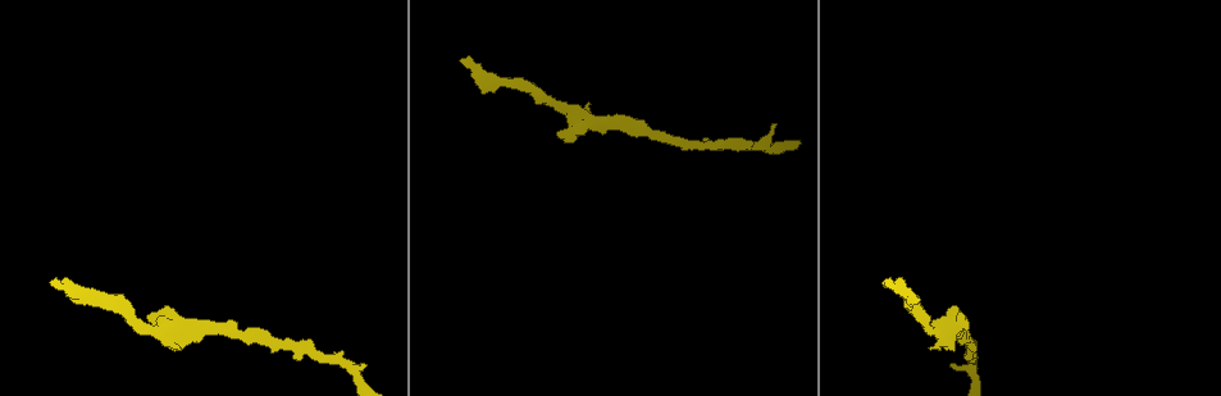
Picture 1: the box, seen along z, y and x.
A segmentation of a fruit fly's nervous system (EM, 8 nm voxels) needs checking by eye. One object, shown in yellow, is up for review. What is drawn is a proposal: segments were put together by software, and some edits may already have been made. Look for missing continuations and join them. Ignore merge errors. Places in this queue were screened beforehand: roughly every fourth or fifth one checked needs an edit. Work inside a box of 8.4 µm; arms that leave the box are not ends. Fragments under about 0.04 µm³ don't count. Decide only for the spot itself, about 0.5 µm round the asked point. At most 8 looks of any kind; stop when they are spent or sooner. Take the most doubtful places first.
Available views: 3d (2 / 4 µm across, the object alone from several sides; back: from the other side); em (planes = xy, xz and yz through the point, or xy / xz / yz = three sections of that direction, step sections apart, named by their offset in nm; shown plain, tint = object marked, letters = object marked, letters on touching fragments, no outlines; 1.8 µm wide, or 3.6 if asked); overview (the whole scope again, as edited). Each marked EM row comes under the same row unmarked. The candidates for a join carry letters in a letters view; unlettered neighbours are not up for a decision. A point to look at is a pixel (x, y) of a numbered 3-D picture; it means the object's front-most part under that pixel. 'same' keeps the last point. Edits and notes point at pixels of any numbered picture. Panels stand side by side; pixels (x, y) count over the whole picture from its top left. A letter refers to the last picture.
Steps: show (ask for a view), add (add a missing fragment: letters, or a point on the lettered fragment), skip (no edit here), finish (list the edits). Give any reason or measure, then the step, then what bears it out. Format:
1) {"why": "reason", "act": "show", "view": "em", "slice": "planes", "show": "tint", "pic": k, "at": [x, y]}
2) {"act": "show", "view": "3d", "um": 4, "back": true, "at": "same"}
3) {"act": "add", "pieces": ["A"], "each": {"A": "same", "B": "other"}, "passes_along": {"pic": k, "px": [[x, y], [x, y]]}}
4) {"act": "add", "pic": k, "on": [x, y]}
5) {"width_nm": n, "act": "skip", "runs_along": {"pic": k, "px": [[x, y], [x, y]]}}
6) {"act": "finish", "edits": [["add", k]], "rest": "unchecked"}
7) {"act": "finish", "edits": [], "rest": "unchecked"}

{"why": "branch stops here", "act": "show", "view": "em", "slice": "yz", "step": 4, "show": "tint", "pic": 1, "at": [462, 58]}

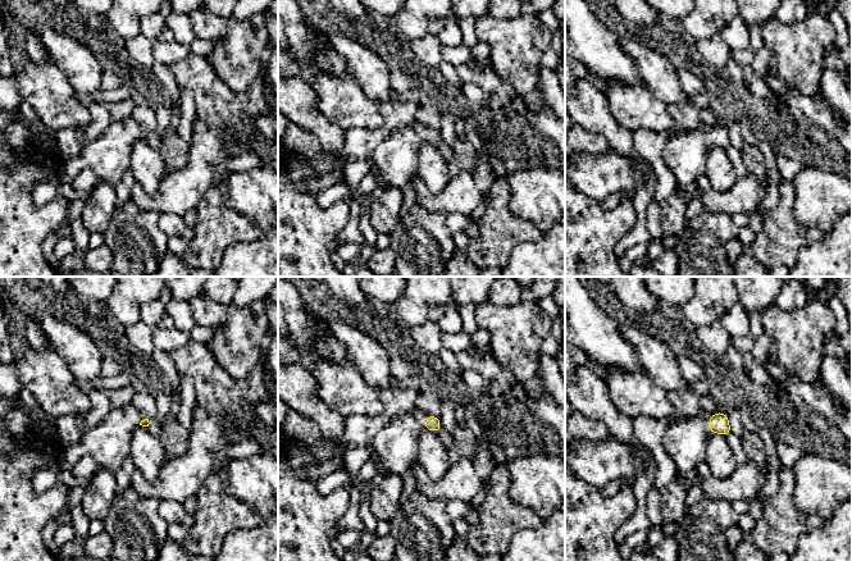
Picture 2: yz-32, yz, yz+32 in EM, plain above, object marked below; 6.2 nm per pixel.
{"act": "show", "view": "em", "slice": "planes", "show": "letters", "at": "same"}

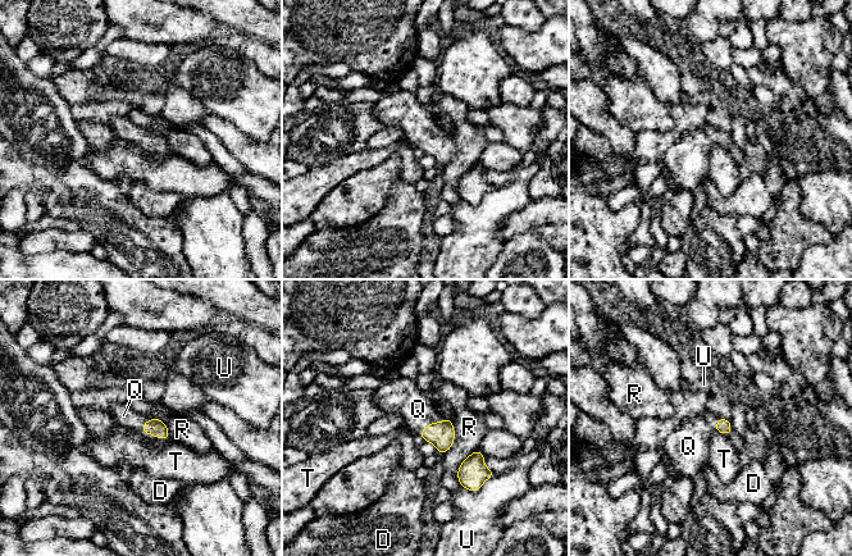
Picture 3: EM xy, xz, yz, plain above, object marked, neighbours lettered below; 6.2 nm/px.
{"act": "add", "pieces": ["Q"], "each": {"D": "other", "Q": "same", "R": "other", "T": "other", "U": "other"}, "passes_along": {"pic": 3, "px": [[155, 427], [151, 434], [123, 415]]}, "found": "the cell continues"}

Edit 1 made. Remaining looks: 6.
{"why": "see it whole again", "act": "show", "view": "overview"}

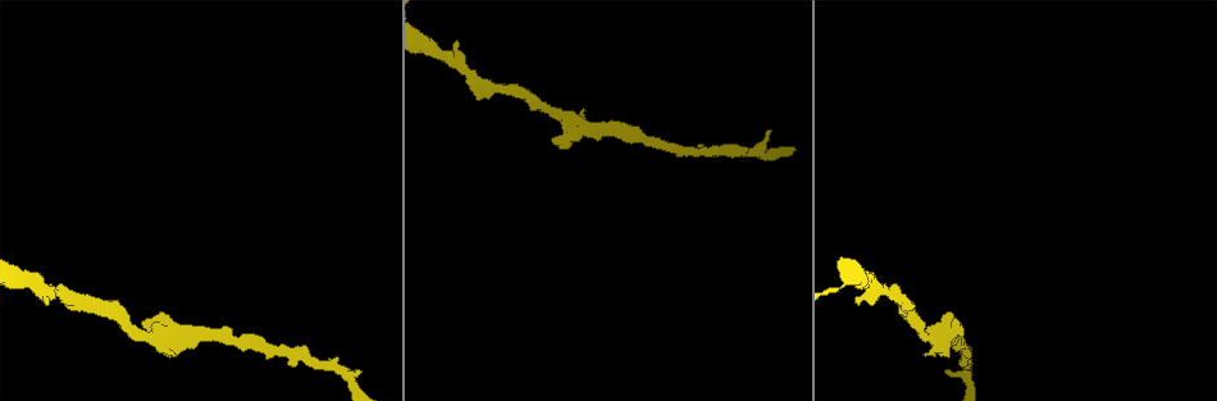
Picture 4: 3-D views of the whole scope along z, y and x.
{"why": "free end", "act": "show", "view": "3d", "um": 2, "pic": 4, "at": [956, 318]}

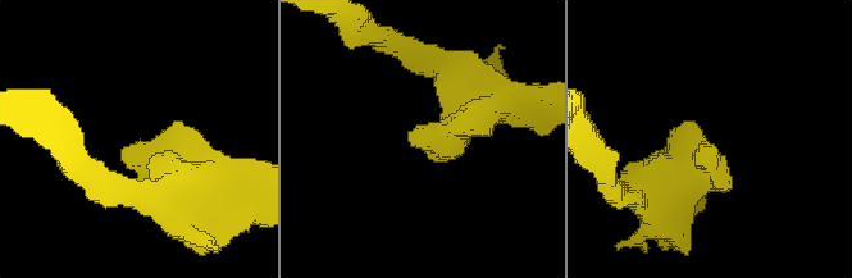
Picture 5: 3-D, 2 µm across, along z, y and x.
{"act": "show", "view": "em", "slice": "xz", "step": 4, "show": "letters", "pic": 5, "at": [705, 147]}

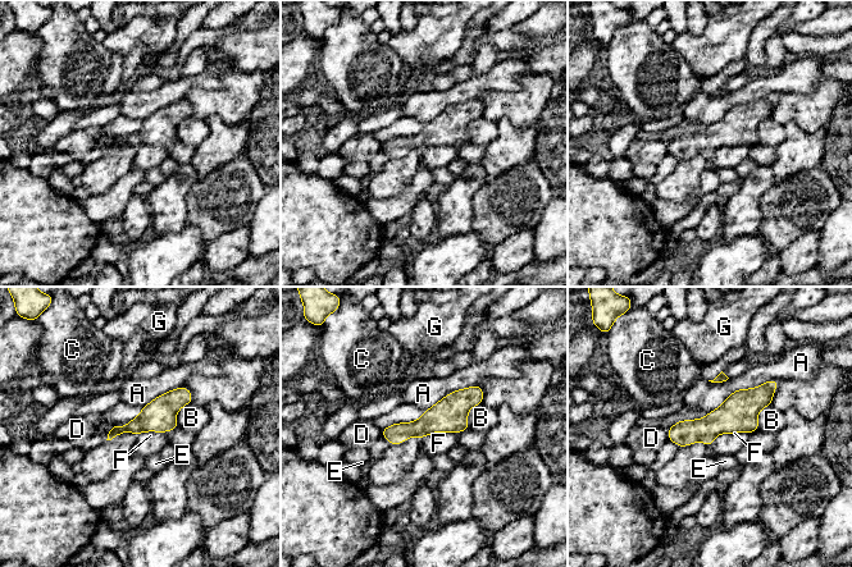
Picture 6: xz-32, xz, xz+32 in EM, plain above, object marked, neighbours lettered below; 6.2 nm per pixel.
{"act": "skip", "each": {"A": "other", "B": "other", "C": "other", "D": "other", "E": "other", "F": "other", "G": "other"}, "runs_along": {"pic": 6, "px": [[773, 385], [728, 419], [670, 434]]}, "found": "none of them fits"}

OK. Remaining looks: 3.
{"why": "free end", "act": "show", "view": "em", "slice": "planes", "show": "letters", "pic": 4, "at": [770, 133]}

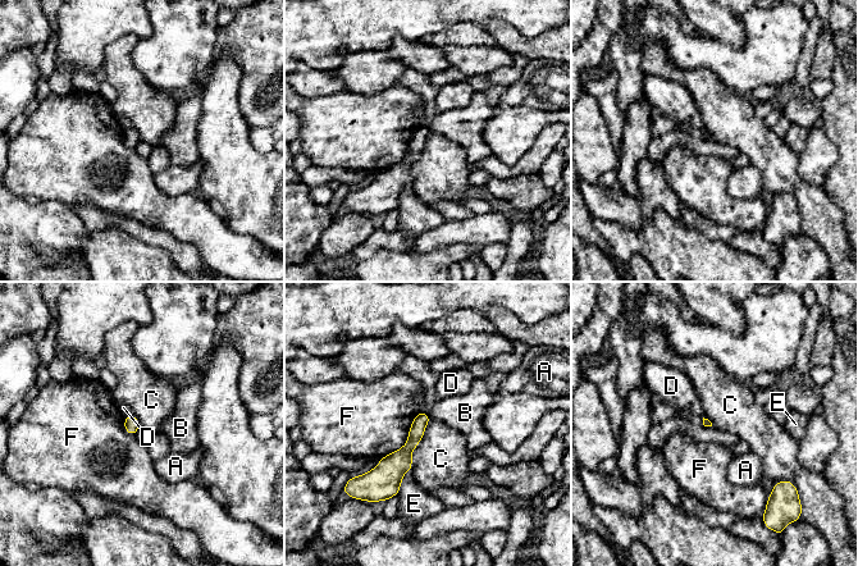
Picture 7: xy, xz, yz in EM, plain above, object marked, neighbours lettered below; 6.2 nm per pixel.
{"act": "skip", "each": {"A": "other", "B": "other", "C": "other", "D": "other", "E": "other", "F": "other"}, "border": {"pic": 7, "px": [[429, 421], [412, 451], [410, 470]]}, "found": "none of them fits"}

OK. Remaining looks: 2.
{"act": "finish", "edits": [["add", 3]], "rest": "unchecked"}

